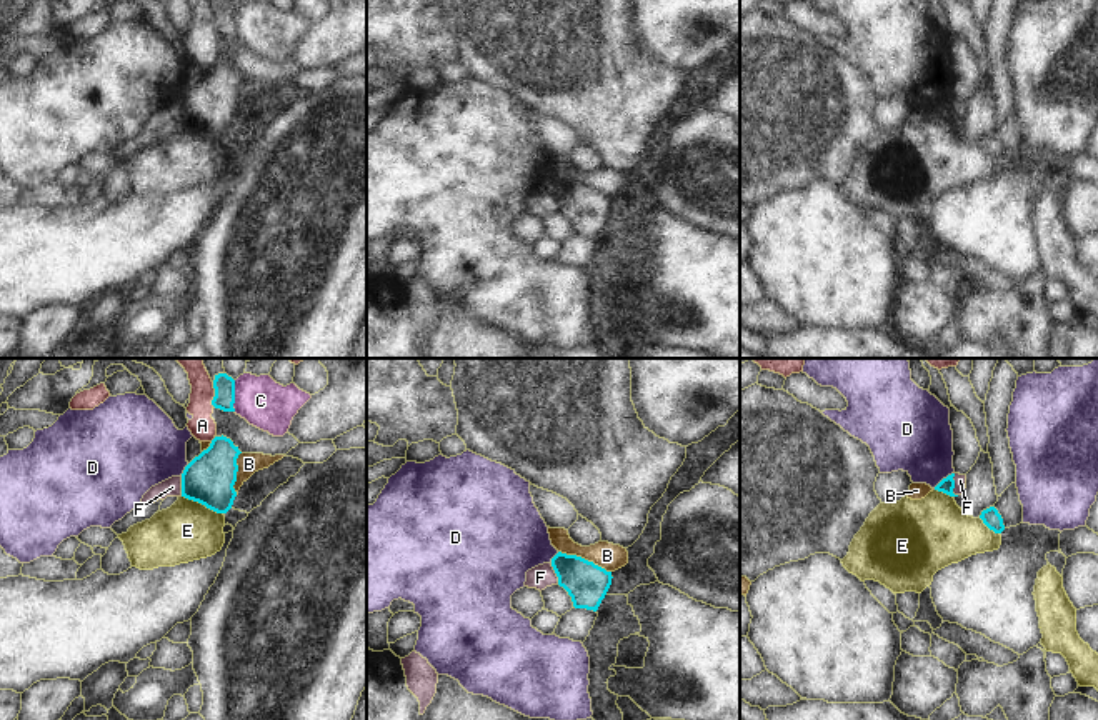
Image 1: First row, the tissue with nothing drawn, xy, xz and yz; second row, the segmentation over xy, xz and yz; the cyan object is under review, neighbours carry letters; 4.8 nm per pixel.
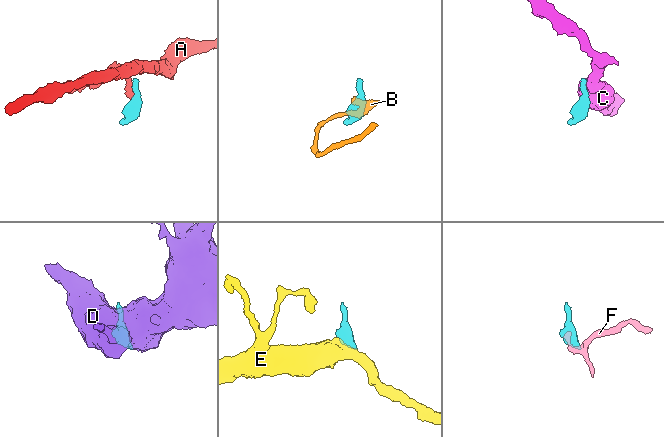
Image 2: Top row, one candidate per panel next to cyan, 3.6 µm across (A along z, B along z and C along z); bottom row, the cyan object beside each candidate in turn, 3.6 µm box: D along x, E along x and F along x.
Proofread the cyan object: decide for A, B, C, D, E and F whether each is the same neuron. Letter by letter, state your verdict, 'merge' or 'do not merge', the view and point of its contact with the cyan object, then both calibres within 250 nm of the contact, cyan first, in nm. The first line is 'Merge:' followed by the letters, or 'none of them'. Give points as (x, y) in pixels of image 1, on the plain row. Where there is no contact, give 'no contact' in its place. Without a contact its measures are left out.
Merge: none of them
A: do not merge; contact xy (215, 20); calibres 100 and 120 nm
B: do not merge; contact xz (583, 185); calibres 200 and 130 nm
C: do not merge; contact xy (234, 22); calibres 100 and 240 nm
D: do not merge; contact yz (943, 105); calibres 70 and 360 nm
E: do not merge; contact xy (202, 130); calibres 240 and 280 nm
F: do not merge; contact yz (953, 112); calibres 70 and 60 nm

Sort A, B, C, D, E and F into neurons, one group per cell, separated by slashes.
A / B / C / D / E / F

